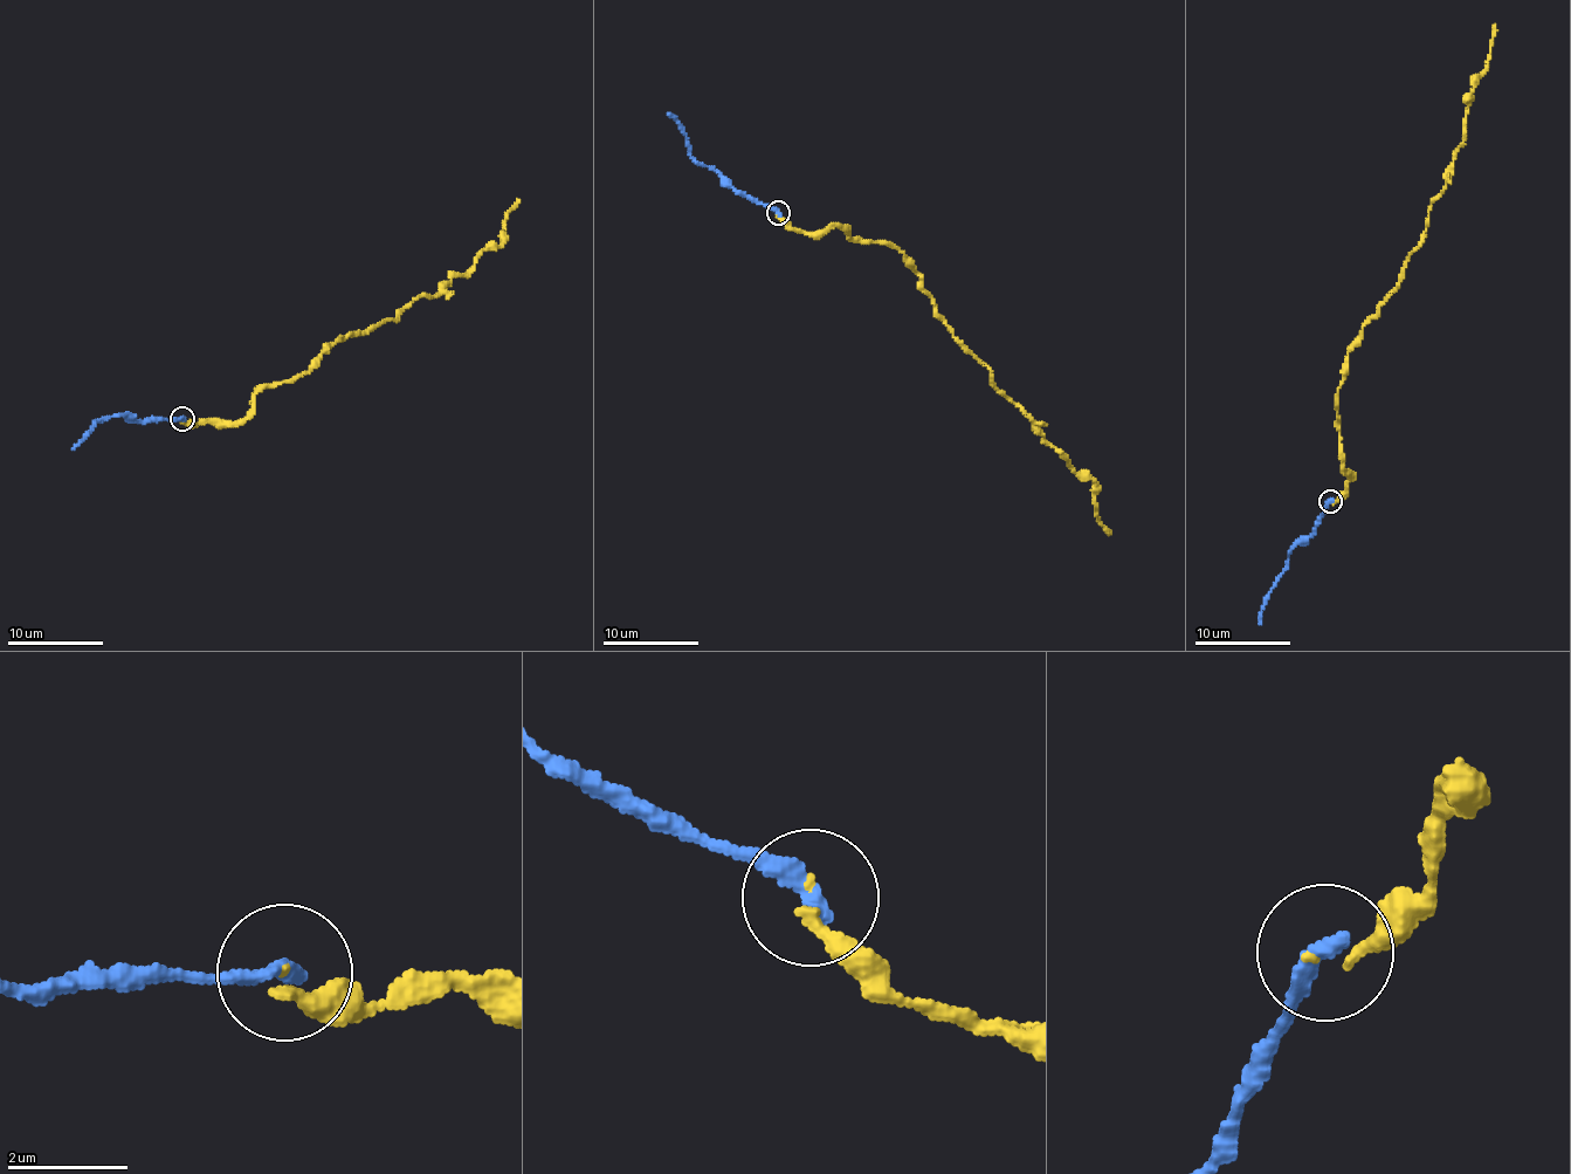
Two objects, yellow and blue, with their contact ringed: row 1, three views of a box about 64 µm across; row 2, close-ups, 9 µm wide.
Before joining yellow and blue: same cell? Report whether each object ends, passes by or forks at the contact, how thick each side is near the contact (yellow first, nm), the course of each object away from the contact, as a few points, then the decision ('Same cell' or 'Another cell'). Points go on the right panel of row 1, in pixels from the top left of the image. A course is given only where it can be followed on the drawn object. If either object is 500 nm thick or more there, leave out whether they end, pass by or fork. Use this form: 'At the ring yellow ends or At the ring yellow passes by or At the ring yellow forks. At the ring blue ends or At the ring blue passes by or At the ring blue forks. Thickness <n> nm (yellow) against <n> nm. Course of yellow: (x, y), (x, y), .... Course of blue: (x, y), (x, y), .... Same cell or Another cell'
At the ring yellow ends. At the ring blue ends. Thickness 170 nm (yellow) against 300 nm. Course of yellow: (1330, 501), (1348, 486), (1350, 471), (1339, 450), (1337, 388), (1355, 342), (1393, 289), (1444, 190), (1495, 23). Course of blue: (1330, 501), (1315, 533), (1296, 544), (1261, 611), (1259, 624). Same cell

